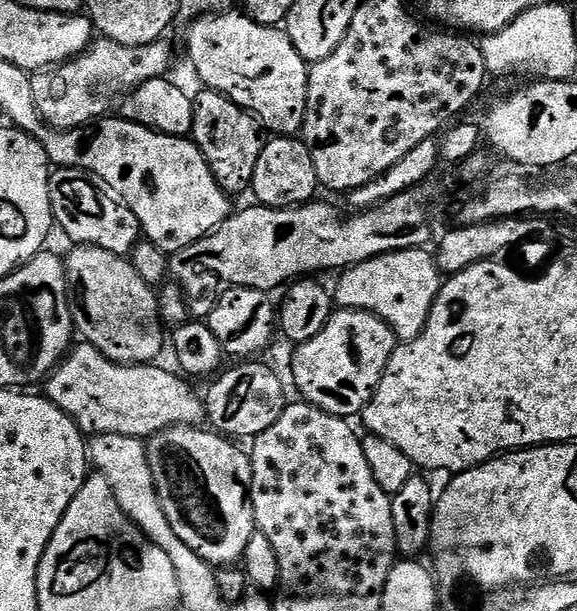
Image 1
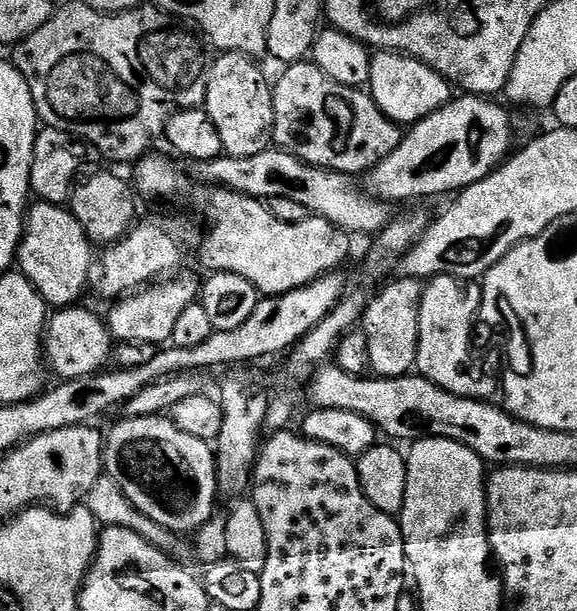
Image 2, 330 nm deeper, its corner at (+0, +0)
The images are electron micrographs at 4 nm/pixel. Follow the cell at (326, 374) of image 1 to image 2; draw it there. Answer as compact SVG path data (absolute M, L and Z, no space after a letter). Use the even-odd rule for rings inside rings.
M399 278L388 284L377 296L369 299L364 309L362 330L366 334L366 342L370 346L370 368L377 376L407 376L416 367L418 342L420 341L420 303L424 293L424 284L415 278Z

